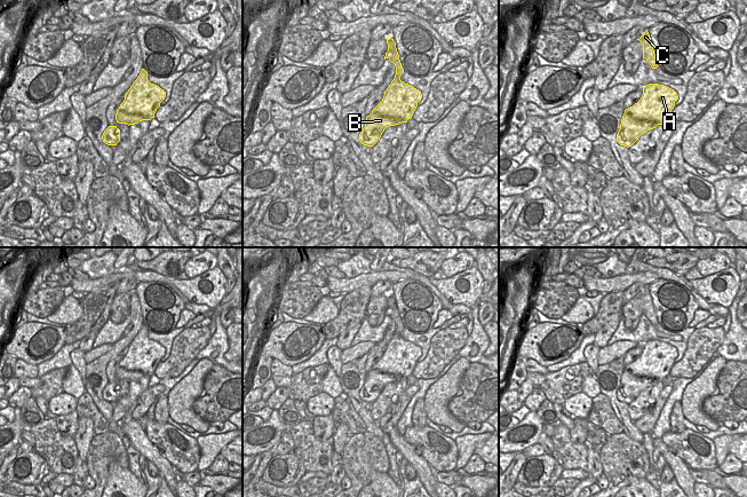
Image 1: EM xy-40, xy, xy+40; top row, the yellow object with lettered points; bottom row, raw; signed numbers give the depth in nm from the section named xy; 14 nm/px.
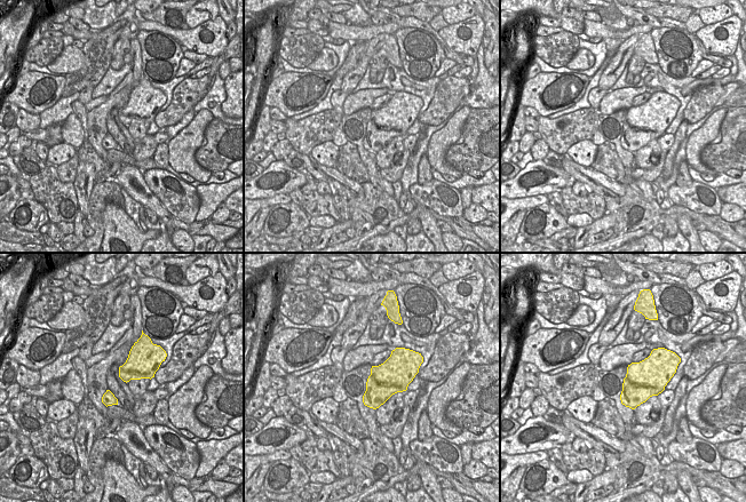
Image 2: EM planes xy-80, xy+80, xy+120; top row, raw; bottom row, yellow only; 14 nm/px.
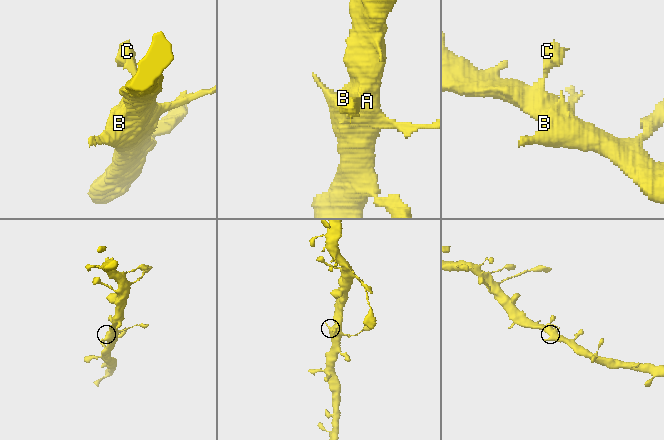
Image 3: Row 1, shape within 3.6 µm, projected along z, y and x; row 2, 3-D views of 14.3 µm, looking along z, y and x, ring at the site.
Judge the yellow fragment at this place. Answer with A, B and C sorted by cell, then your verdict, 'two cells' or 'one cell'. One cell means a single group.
groups A B C; one cell

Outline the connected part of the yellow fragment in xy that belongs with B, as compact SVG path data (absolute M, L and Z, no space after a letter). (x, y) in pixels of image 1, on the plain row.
M389 292L387 293L388 308L384 316L388 315L396 323L396 331L382 357L366 373L365 384L359 390L361 401L373 403L381 394L384 386L389 382L407 379L412 374L422 350L413 342L400 337L404 330L396 299Z

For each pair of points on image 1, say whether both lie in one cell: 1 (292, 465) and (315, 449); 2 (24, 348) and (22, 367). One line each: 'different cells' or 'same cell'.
1: different cells
2: different cells

